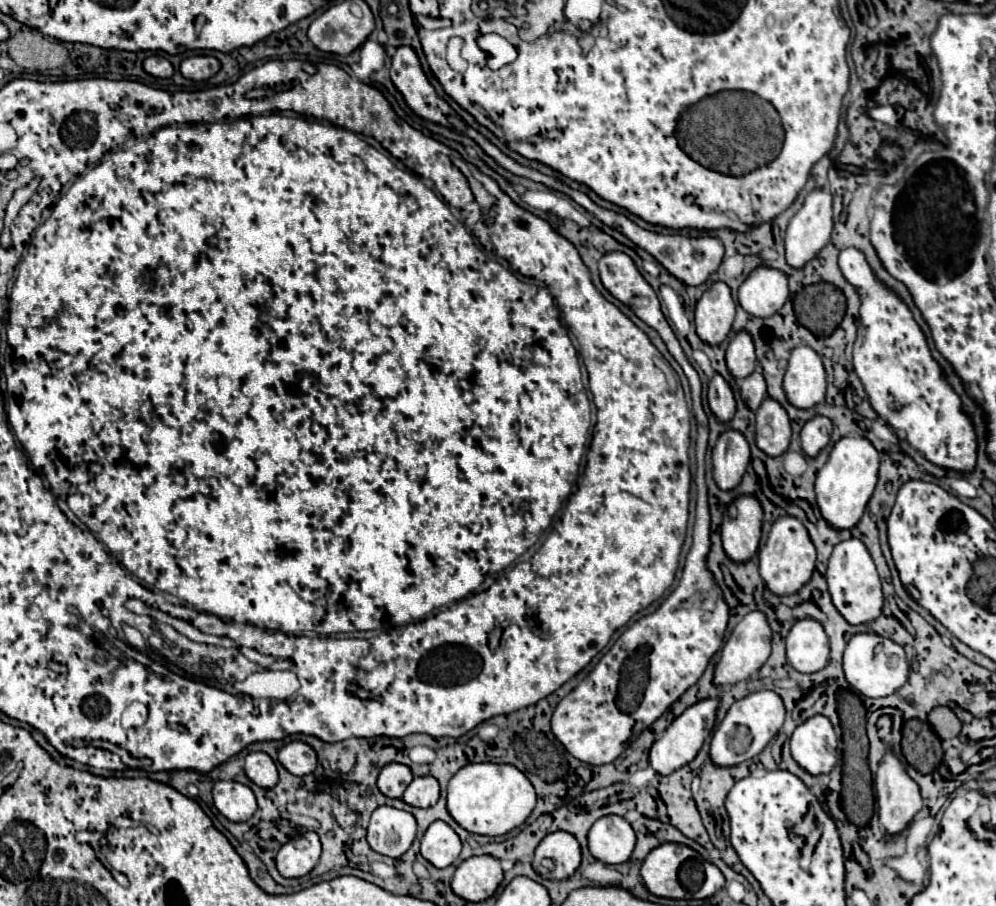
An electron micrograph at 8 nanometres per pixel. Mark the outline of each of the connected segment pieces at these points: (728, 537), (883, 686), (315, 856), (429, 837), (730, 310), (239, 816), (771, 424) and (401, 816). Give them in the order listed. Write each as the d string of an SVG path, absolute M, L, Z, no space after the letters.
M739 495L735 497L721 525L721 539L725 553L737 561L749 561L759 547L763 527L763 507L755 495Z
M857 633L845 647L843 671L849 685L853 685L865 697L887 697L905 685L909 677L909 663L903 647L895 641L885 639L877 633Z
M313 831L295 835L277 853L277 869L283 877L303 877L319 861L321 841Z
M433 821L421 839L421 855L435 867L449 867L461 853L459 835L445 823Z
M717 281L707 291L703 291L695 309L697 335L709 343L719 345L731 331L735 319L735 301L727 283Z
M217 781L213 785L213 799L215 807L229 821L247 821L257 809L253 791L237 781Z
M765 397L761 407L757 409L757 431L755 441L757 447L767 455L777 457L783 455L789 447L791 439L791 423L787 411L771 397Z
M381 805L371 815L371 823L367 827L367 841L377 853L397 859L411 847L415 833L417 821L411 813Z

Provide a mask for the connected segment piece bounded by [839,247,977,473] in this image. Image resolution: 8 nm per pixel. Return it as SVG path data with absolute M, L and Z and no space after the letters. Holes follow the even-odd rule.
M847 247L847 249L843 249L839 253L839 267L843 267L845 279L859 289L861 301L863 301L861 303L861 325L859 325L857 341L855 341L855 347L853 347L853 365L855 365L855 373L859 375L859 379L861 379L867 395L869 395L869 401L871 401L873 409L899 435L903 435L905 441L909 441L919 453L923 453L925 459L929 459L931 463L935 463L939 467L945 467L945 469L953 469L953 471L959 471L959 473L969 473L975 467L975 461L977 461L977 443L975 443L973 423L961 411L959 397L947 385L939 365L931 357L925 335L919 329L919 325L915 323L911 311L905 307L905 303L901 303L901 299L891 289L887 289L883 283L877 281L877 277L873 275L869 263L861 255L861 251L857 251L855 247ZM893 403L899 403L901 409L891 411Z

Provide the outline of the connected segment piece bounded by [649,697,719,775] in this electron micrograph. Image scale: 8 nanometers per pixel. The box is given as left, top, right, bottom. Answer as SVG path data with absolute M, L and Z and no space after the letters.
M701 699L697 703L693 703L691 707L687 707L663 733L663 737L659 737L651 751L649 751L649 761L651 761L651 767L661 773L661 775L669 775L673 773L675 769L691 763L695 759L695 755L699 753L703 741L711 735L711 729L715 725L715 711L719 707L719 699Z

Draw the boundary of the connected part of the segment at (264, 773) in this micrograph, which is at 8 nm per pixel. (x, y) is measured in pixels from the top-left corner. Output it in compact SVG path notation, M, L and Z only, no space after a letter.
M263 751L249 753L245 757L245 773L259 787L269 787L271 789L277 783L277 767L275 767L273 759Z

